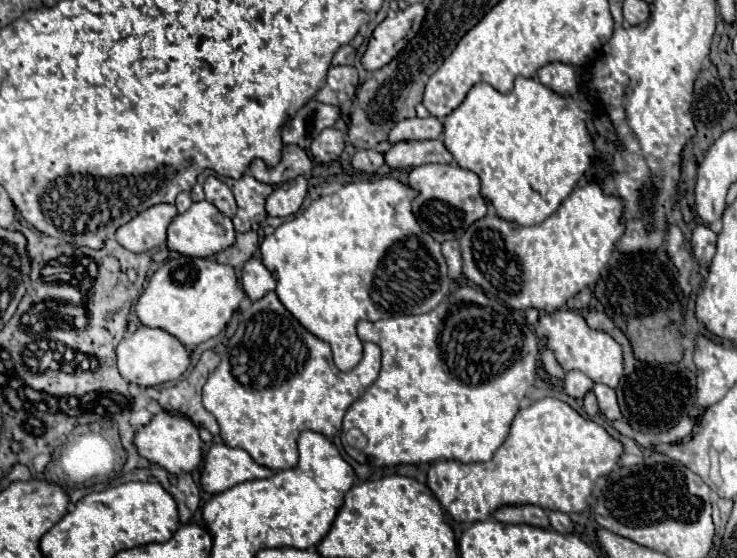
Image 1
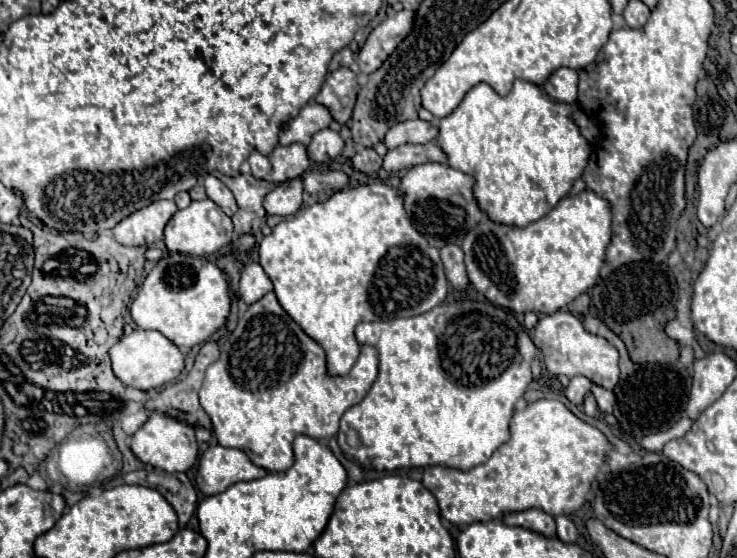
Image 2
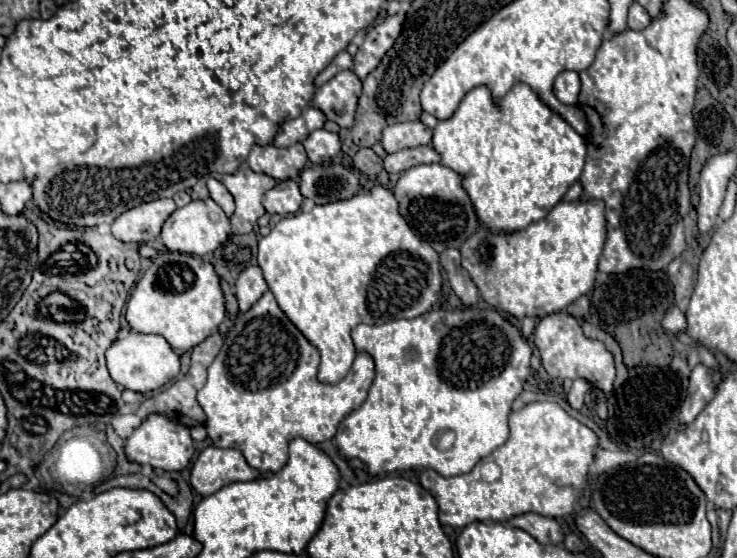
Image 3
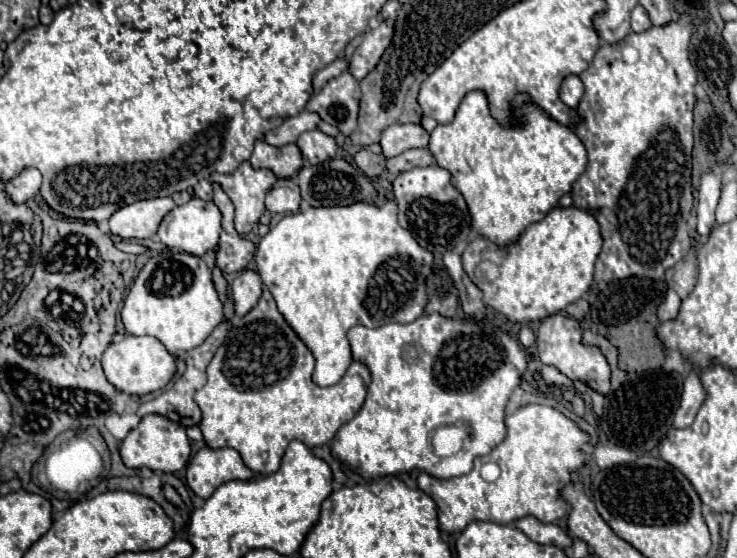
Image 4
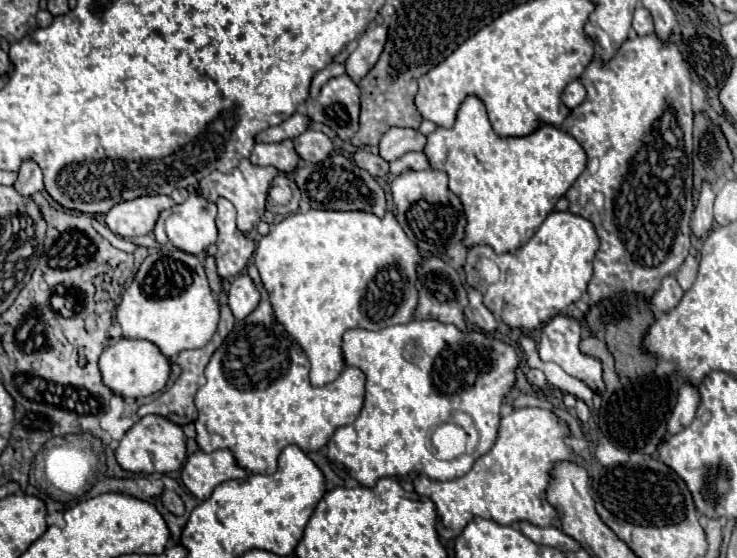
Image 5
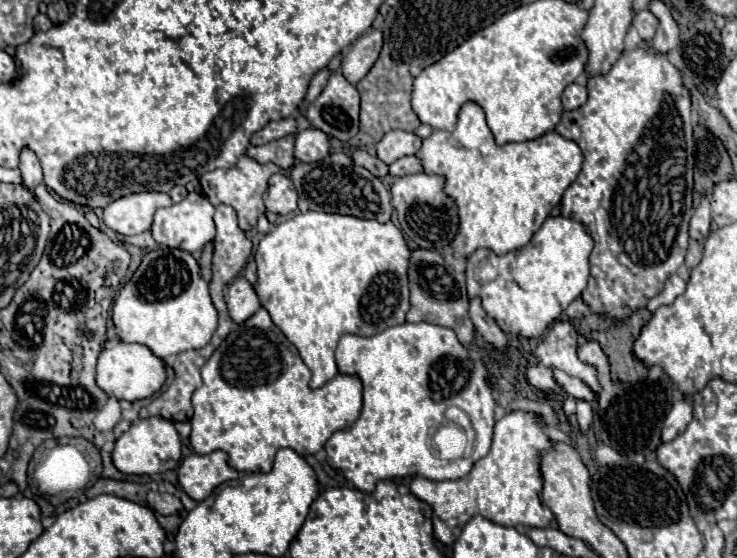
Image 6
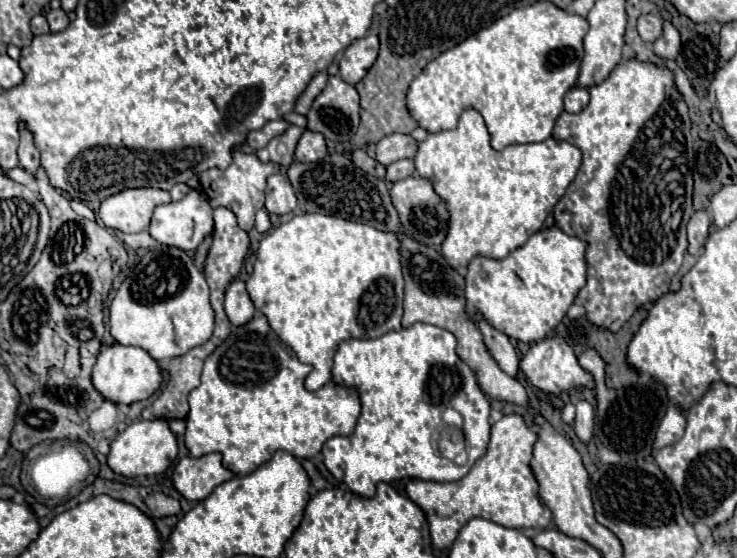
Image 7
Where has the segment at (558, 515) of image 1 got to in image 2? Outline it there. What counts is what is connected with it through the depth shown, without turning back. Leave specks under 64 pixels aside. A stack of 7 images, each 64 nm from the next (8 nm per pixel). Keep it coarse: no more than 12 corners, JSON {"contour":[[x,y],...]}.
{"contour":[[556,516],[556,534],[562,542],[576,542],[578,532],[568,516]]}

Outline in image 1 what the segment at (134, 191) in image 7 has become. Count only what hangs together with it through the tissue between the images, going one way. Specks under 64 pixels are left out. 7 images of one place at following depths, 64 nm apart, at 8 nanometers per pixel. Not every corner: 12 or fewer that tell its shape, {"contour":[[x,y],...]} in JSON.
{"contour":[[156,204],[120,226],[116,240],[136,254],[166,244],[178,212]]}

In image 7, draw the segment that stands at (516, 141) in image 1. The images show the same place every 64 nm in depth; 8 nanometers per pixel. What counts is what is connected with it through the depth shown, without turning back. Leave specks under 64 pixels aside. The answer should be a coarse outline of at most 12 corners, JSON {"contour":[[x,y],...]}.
{"contour":[[474,108],[414,162],[448,204],[442,254],[500,260],[582,160],[554,136],[490,146]]}

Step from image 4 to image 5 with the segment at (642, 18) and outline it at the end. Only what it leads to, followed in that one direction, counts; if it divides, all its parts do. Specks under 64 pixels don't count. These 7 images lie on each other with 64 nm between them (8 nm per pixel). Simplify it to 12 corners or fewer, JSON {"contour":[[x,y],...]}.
{"contour":[[636,6],[632,28],[638,36],[654,32],[652,16],[644,6]]}

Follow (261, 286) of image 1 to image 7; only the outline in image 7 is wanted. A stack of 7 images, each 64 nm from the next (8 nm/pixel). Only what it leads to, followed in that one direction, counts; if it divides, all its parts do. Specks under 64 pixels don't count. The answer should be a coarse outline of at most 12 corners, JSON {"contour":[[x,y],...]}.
{"contour":[[246,282],[228,286],[224,310],[234,326],[256,314]]}

